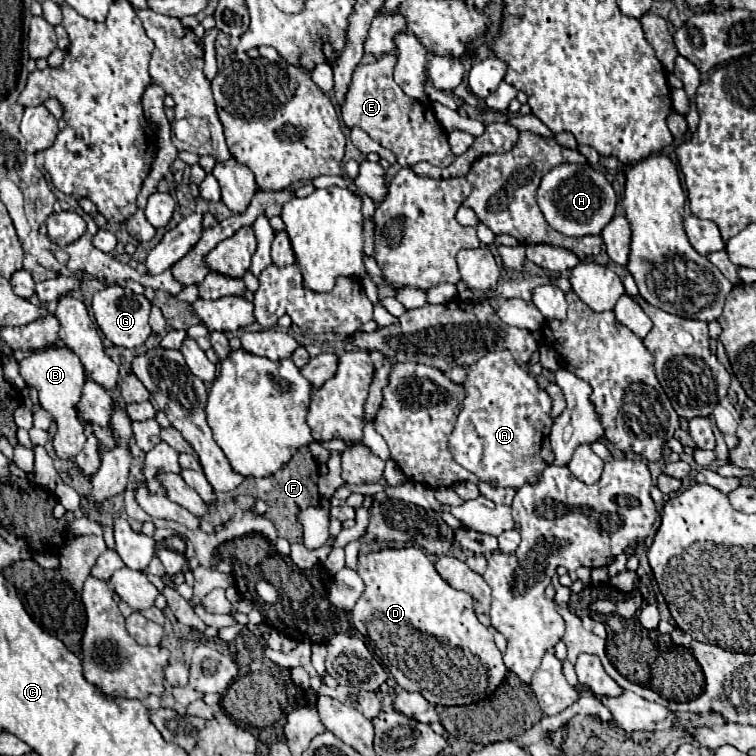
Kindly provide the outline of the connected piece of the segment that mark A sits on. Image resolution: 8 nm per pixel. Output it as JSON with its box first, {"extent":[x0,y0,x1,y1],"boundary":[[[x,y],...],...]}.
{"extent":[449,351,553,489],"boundary":[[[489,351],[477,363],[467,367],[467,377],[463,381],[465,397],[461,403],[461,413],[457,417],[455,429],[449,435],[449,449],[453,451],[453,459],[477,475],[477,479],[485,483],[493,483],[495,487],[521,489],[525,483],[537,483],[541,479],[541,471],[553,465],[553,449],[549,443],[549,433],[553,427],[551,407],[553,399],[545,389],[539,387],[535,377],[513,359],[511,351]]]}

